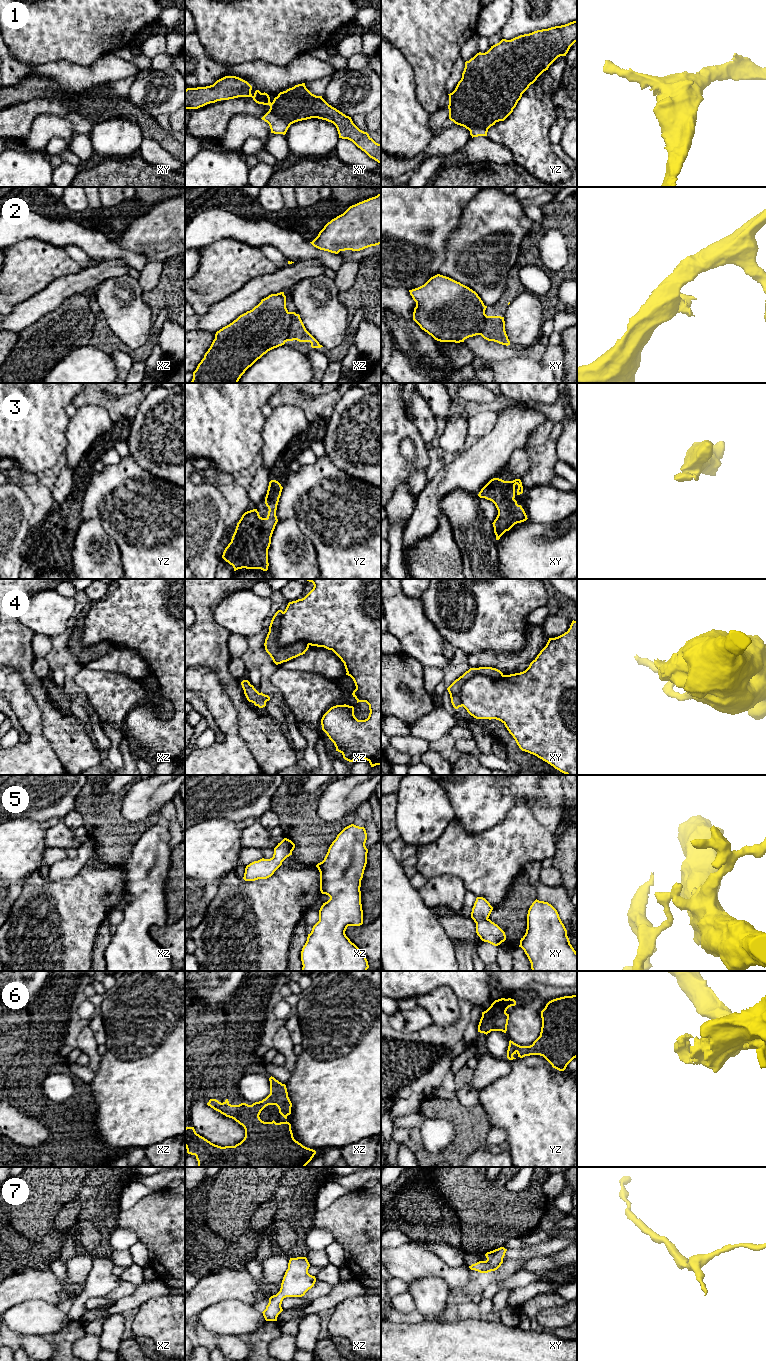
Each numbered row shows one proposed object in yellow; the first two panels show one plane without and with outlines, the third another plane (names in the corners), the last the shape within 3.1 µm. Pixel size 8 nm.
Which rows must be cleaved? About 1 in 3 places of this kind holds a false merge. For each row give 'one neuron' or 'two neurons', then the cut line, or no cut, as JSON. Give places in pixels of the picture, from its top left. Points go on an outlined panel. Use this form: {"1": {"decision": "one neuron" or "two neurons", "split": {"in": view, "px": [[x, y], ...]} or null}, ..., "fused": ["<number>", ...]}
{"1": {"decision": "one neuron", "split": null}, "2": {"decision": "two neurons", "split": {"in": "xz", "px": [[289, 312], [290, 325], [284, 341]]}}, "3": {"decision": "one neuron", "split": null}, "4": {"decision": "two neurons", "split": {"in": "xz", "px": [[282, 612], [277, 643], [286, 646], [304, 641], [308, 645]]}}, "5": {"decision": "two neurons", "split": {"in": "xy", "px": [[487, 918], [475, 922]]}}, "6": {"decision": "one neuron", "split": null}, "7": {"decision": "one neuron", "split": null}, "fused": ["2", "4", "5"]}

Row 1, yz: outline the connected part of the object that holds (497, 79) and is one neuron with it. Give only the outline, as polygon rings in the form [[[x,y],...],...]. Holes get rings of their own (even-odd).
[[[577,21],[548,29],[520,35],[511,40],[502,39],[485,53],[477,53],[465,62],[462,78],[449,95],[449,119],[465,127],[473,137],[487,136],[488,129],[496,122],[504,121],[516,107],[522,94],[560,56],[566,56],[570,47],[577,42]]]

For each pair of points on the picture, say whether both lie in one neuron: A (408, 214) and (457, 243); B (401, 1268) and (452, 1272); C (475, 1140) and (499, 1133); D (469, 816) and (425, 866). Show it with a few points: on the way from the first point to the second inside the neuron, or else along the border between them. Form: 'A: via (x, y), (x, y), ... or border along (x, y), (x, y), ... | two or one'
A: border along (460, 218), (457, 228), (446, 244), (444, 261) | two
B: via (414, 1268), (437, 1268), (439, 1270) | one
C: border along (491, 1126), (484, 1147) | two
D: border along (455, 818), (469, 833), (481, 833), (485, 830) | two

